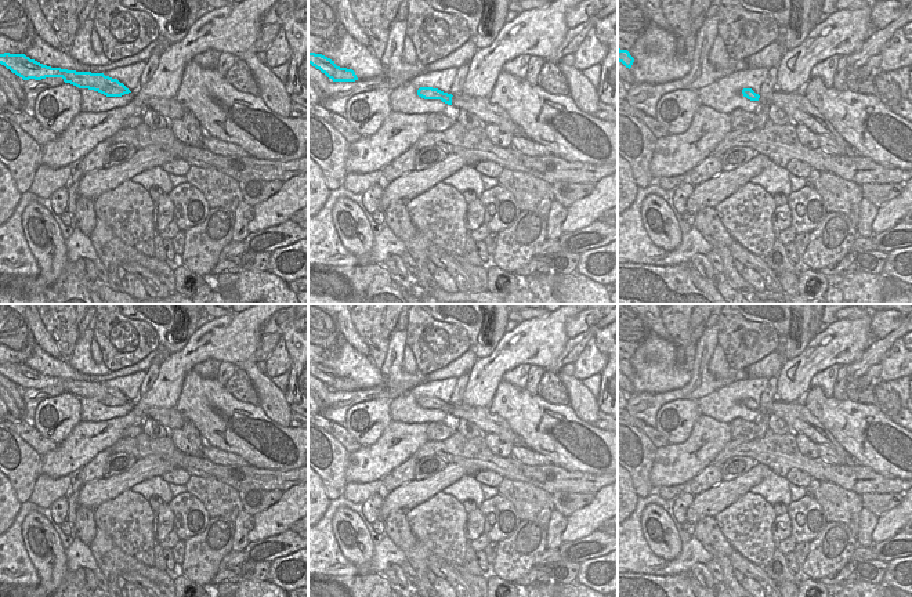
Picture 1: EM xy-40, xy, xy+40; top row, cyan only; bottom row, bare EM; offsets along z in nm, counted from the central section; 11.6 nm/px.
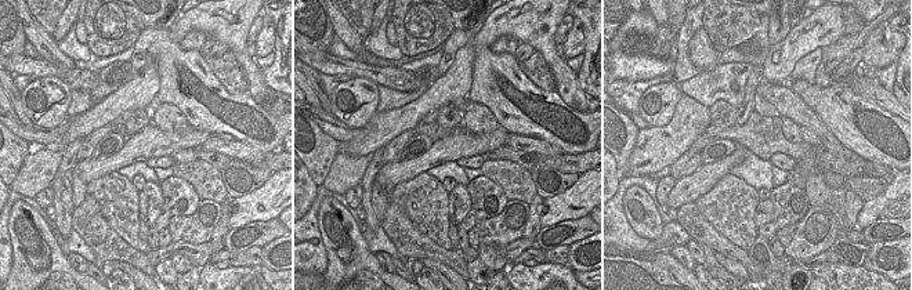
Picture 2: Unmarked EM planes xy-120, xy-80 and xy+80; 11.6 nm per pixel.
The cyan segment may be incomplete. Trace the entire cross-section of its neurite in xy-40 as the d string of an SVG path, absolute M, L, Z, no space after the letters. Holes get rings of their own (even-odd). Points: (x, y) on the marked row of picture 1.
M0 54L0 64L23 80L62 77L65 83L70 83L79 88L94 90L106 97L122 97L131 93L117 79L112 79L109 76L105 76L104 73L76 72L61 68L51 68L35 59L30 59L25 54Z

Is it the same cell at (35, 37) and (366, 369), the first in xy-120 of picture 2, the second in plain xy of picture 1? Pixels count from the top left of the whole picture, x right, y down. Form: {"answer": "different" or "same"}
{"answer": "different"}

